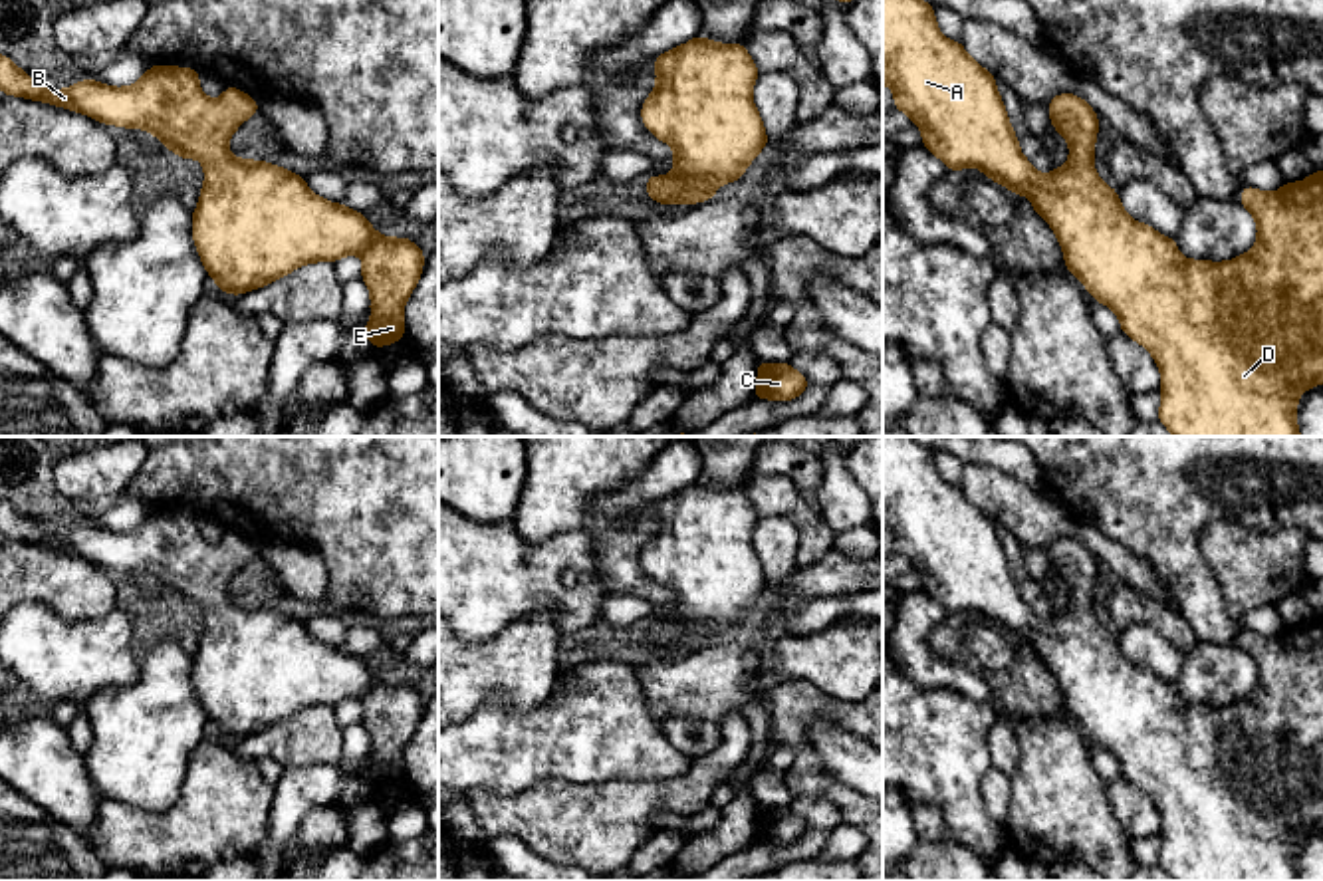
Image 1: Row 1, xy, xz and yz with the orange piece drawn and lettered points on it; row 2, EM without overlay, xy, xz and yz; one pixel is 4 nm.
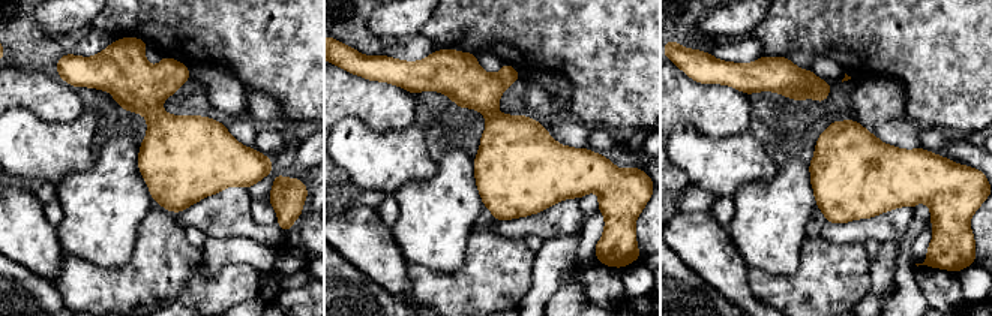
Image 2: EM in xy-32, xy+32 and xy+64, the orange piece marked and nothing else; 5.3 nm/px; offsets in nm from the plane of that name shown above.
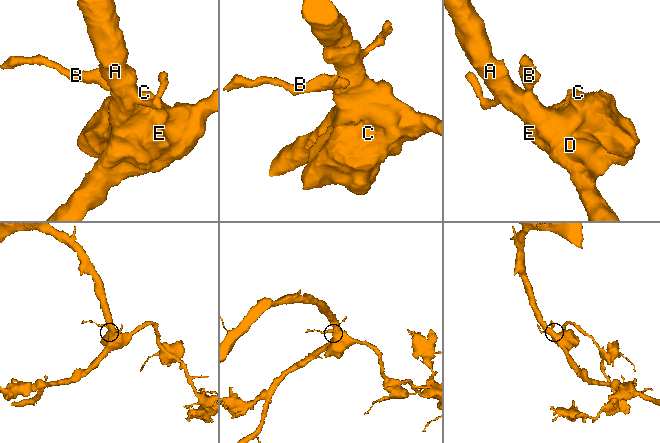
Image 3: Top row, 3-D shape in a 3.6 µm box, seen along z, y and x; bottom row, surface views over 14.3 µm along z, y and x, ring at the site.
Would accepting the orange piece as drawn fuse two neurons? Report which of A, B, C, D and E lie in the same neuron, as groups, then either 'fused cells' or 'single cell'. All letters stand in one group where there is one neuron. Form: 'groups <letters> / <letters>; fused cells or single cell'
groups A B C D E; single cell

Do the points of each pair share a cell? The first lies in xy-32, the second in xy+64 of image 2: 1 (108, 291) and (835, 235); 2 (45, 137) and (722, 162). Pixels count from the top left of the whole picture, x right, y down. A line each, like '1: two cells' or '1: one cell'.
1: two cells
2: one cell

